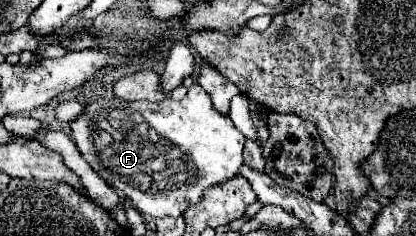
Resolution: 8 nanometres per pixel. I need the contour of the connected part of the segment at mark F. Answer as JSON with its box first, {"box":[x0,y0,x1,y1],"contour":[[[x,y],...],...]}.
{"box":[70,83,246,217],"contour":[[[194,83],[182,101],[174,101],[166,97],[156,107],[148,101],[122,101],[122,99],[106,99],[100,97],[88,105],[80,117],[70,121],[70,131],[76,147],[80,149],[82,157],[88,165],[114,189],[122,191],[124,197],[132,201],[132,205],[150,217],[164,217],[164,215],[182,215],[184,209],[194,201],[200,201],[204,189],[232,179],[238,175],[242,161],[242,147],[246,137],[234,127],[230,117],[216,113],[208,93]]]}

